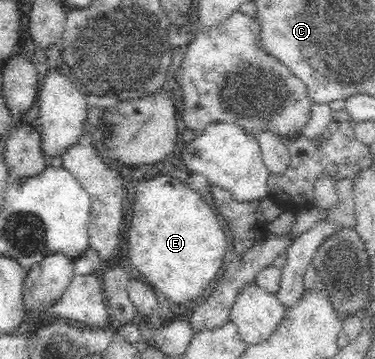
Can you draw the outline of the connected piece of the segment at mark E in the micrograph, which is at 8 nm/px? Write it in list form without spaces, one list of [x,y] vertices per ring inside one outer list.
[[[168,172],[150,181],[140,180],[137,186],[128,233],[128,261],[171,303],[198,301],[222,268],[226,236],[213,208],[209,198],[188,187],[185,177],[178,181]]]

